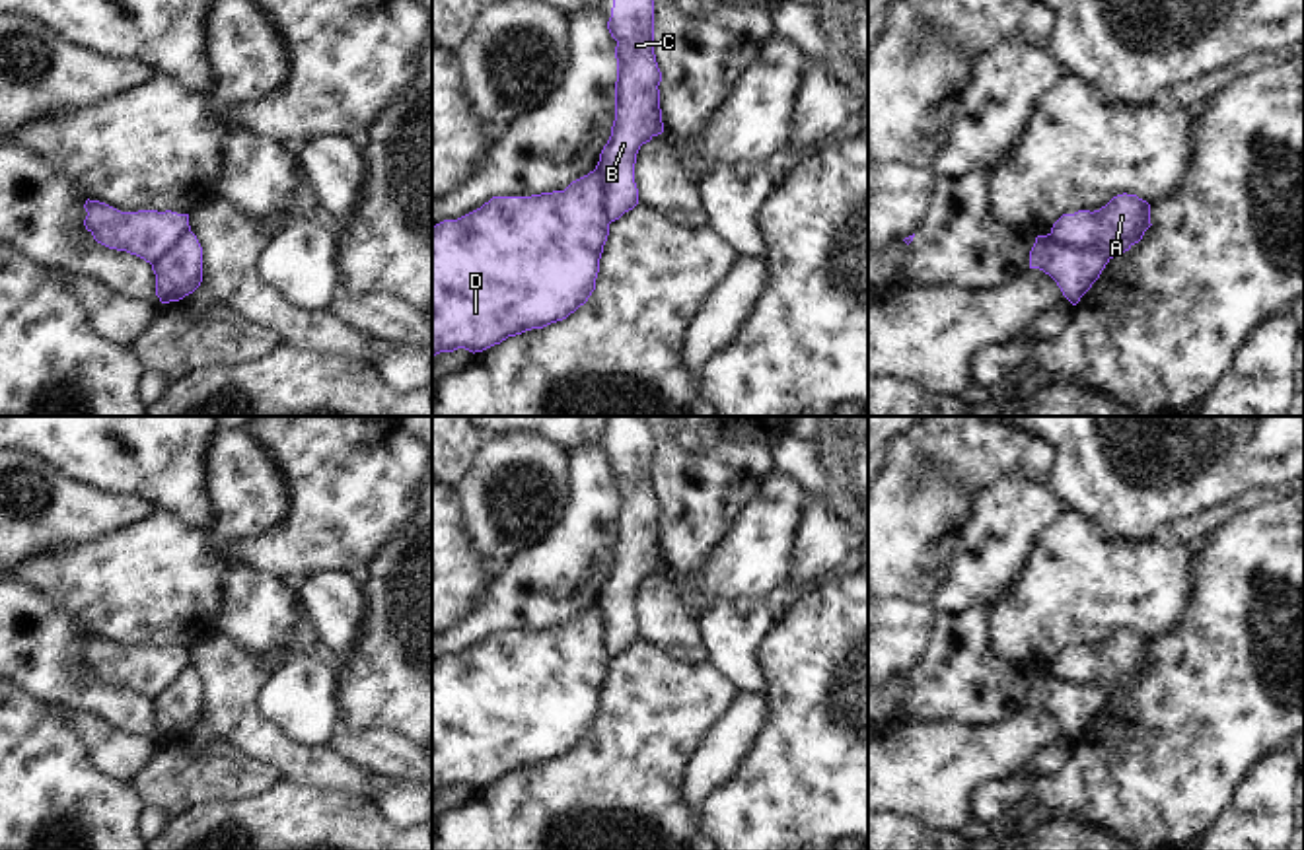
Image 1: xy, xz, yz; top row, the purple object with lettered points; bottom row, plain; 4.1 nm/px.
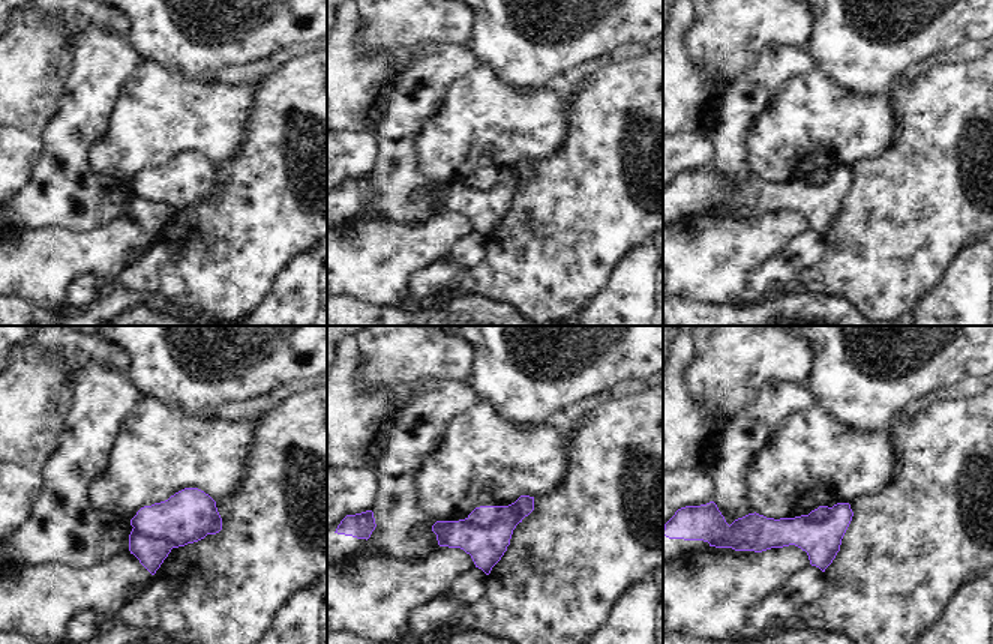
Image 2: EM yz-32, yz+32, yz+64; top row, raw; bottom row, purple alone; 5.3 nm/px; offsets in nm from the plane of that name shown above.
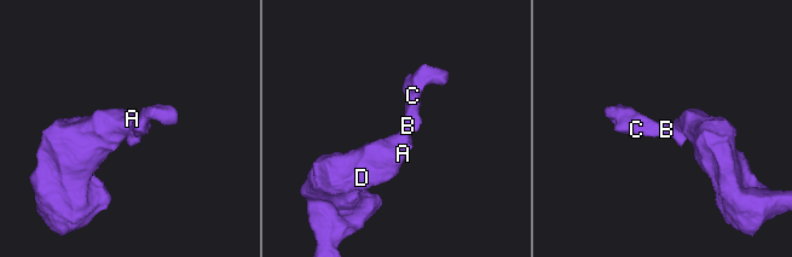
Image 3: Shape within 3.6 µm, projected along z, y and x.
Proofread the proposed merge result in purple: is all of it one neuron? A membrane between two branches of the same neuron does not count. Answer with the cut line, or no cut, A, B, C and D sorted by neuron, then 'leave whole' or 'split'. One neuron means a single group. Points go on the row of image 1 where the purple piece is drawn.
cut yz (1050, 234), (1059, 244), (1075, 249), (1098, 249), (1108, 261); groups A D / B C; split

